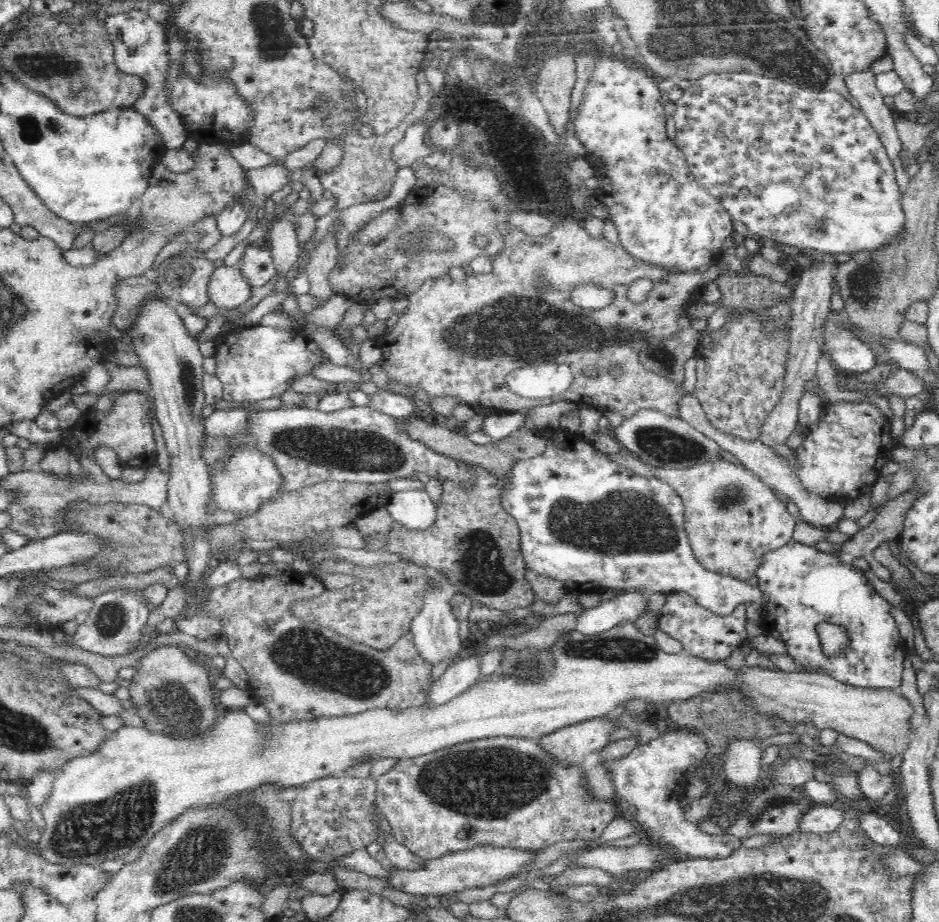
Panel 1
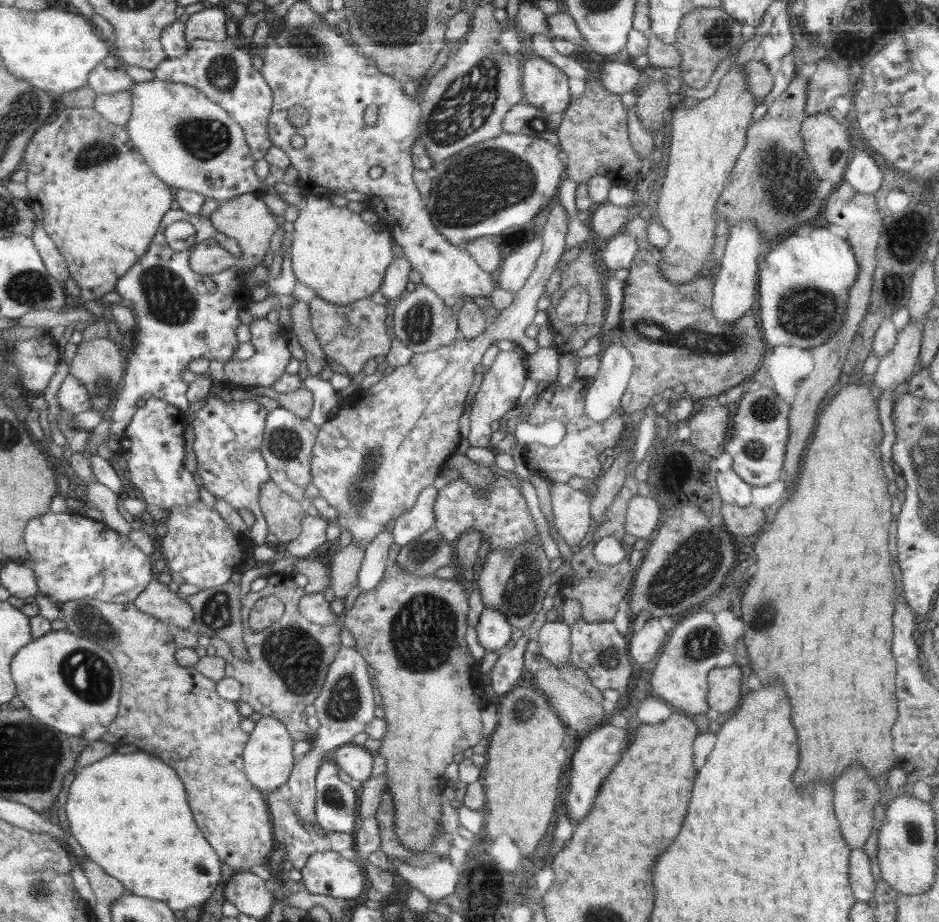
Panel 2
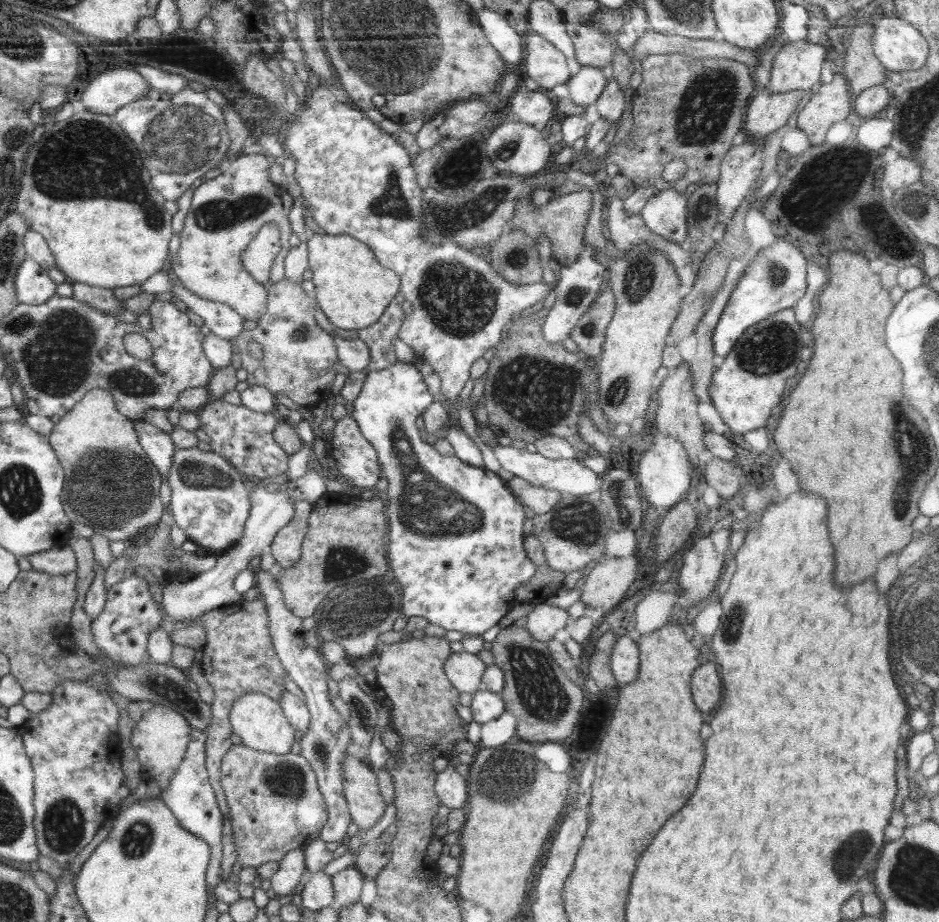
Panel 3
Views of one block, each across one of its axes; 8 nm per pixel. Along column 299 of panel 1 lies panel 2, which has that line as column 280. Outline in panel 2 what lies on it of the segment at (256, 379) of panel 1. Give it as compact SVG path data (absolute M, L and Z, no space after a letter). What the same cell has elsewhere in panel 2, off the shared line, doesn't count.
M254 319L249 325L250 341L256 347L256 353L249 359L230 359L224 366L226 380L222 385L227 388L249 386L271 387L285 373L286 366L292 358L289 346L293 340L290 332L279 323L268 322L267 319Z

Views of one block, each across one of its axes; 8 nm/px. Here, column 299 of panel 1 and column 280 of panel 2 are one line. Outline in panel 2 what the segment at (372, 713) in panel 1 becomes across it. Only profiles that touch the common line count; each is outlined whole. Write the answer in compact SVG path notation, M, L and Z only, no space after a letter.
M261 717L255 722L255 728L249 734L243 752L243 764L248 781L264 793L275 792L288 783L295 760L293 745L295 740L290 736L285 724L274 717Z

